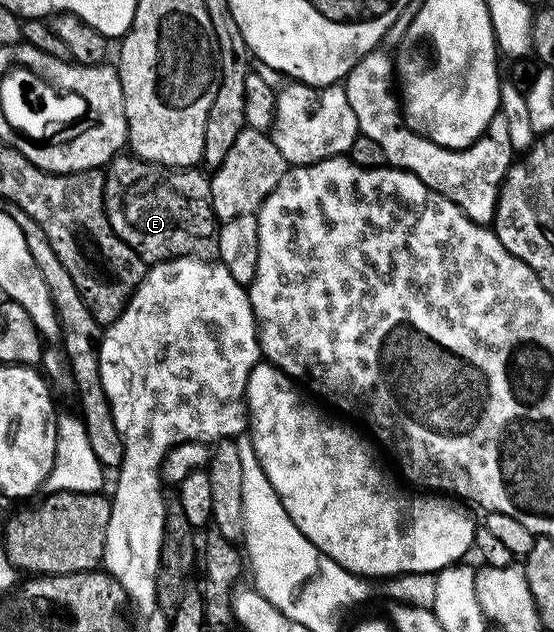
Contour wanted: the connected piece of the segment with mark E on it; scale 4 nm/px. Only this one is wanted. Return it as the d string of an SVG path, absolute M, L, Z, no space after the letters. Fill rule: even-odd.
M120 154L113 159L112 163L107 165L106 171L104 172L104 209L106 210L106 218L110 222L110 226L114 230L114 234L118 234L122 238L122 242L126 242L128 245L133 248L134 246L158 246L160 250L176 250L176 257L182 256L182 250L186 248L186 244L192 248L192 250L196 250L196 255L199 252L208 252L212 255L213 258L219 257L220 251L218 250L218 221L216 215L214 214L214 206L212 205L212 200L194 200L192 202L192 198L184 198L182 194L176 194L176 188L174 188L174 184L170 182L170 174L164 174L164 168L162 169L162 174L158 174L158 176L152 176L152 178L148 178L148 180L144 180L142 182L142 178L138 180L138 182L134 182L134 184L122 184L120 182L120 176L124 176L126 180L130 178L130 174L126 174L126 154ZM198 212L200 214L206 214L206 218L208 220L200 220L200 218L196 218L198 216Z

